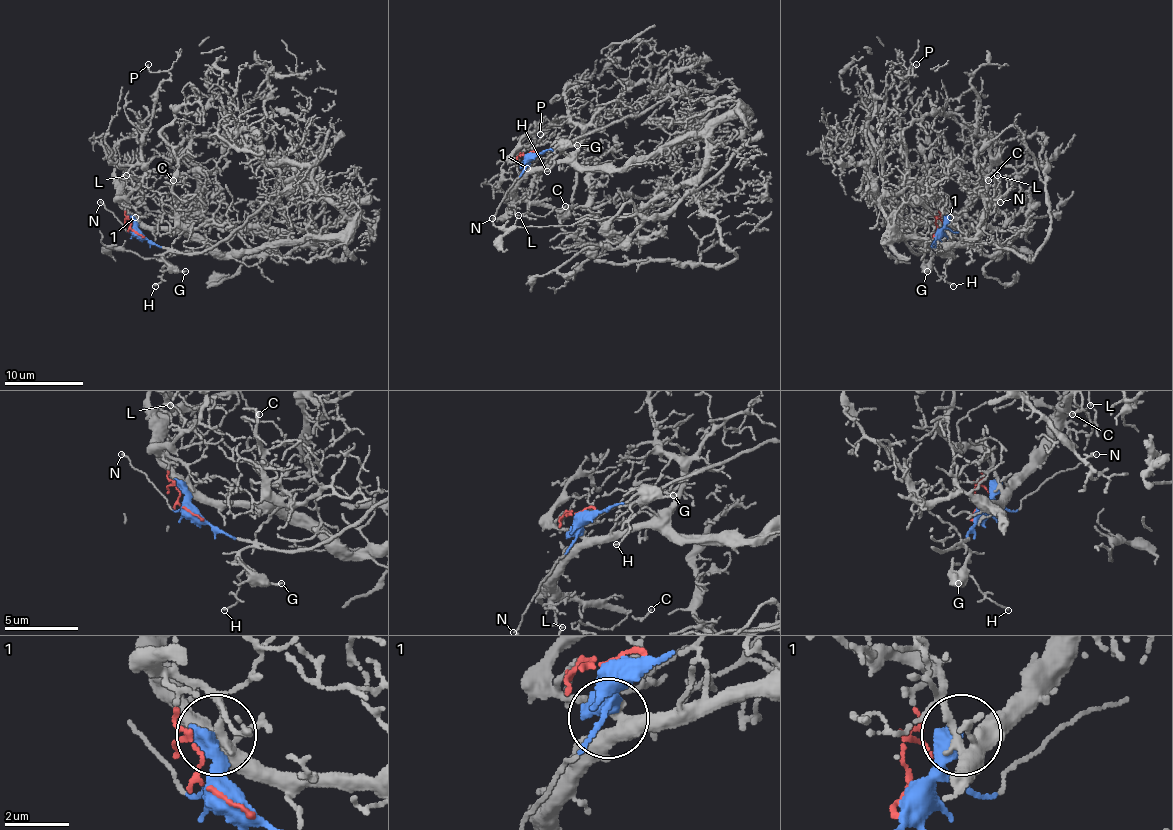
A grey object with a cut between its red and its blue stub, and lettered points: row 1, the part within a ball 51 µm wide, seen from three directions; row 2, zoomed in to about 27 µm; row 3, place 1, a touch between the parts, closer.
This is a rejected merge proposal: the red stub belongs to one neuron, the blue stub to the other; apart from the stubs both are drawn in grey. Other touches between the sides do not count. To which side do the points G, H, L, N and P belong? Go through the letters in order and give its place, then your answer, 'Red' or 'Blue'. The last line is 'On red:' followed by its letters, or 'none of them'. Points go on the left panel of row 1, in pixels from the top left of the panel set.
G: Place: (185, 271). Blue
H: Place: (155, 286). Blue
L: Place: (126, 175). Red
N: Place: (100, 202). Blue
P: Place: (148, 64). Red
On red: L, P

